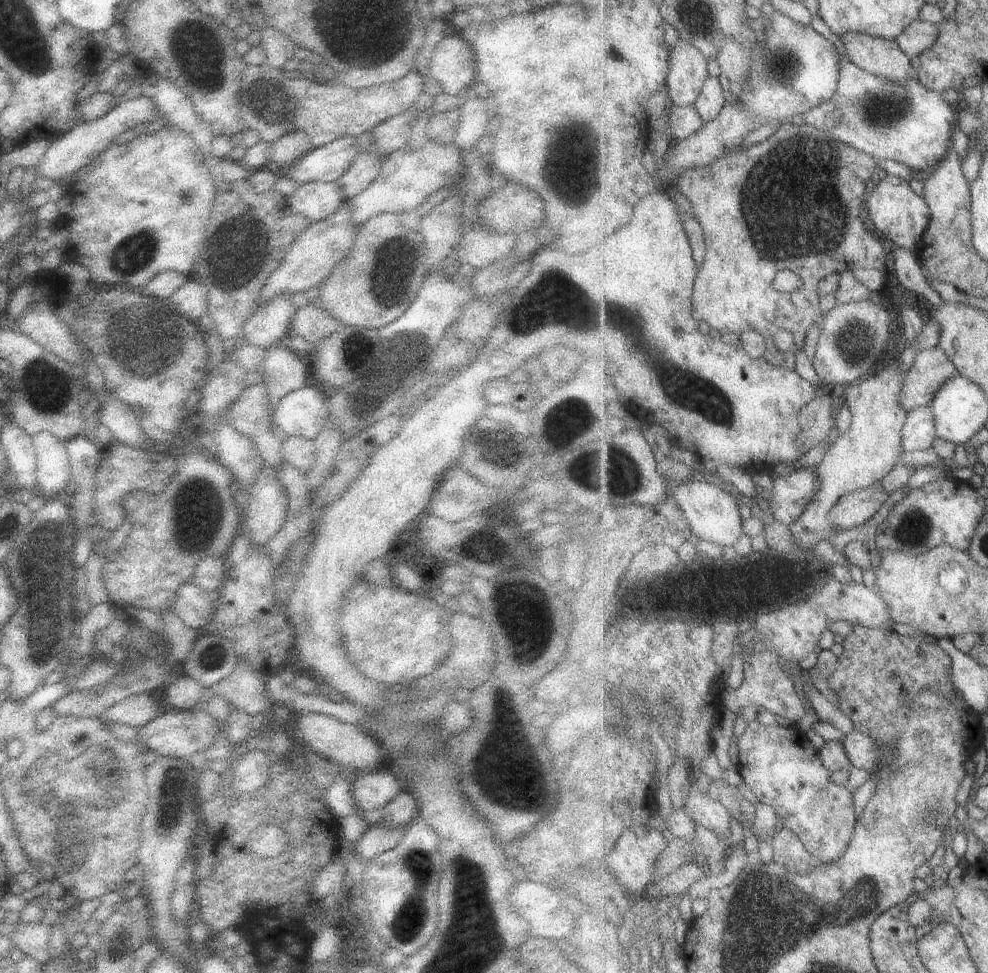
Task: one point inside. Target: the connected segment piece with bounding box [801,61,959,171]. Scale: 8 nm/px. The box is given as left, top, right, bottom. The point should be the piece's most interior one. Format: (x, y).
(908, 123)

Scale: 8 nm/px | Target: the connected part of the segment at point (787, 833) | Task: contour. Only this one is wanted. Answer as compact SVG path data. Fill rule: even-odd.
M790 829L777 830L771 845L774 861L785 864L792 872L806 874L816 868L815 858Z

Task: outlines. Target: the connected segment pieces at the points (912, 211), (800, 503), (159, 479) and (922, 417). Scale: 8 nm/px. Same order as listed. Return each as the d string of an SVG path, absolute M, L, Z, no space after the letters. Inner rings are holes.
M887 176L869 191L866 214L874 231L889 239L894 246L918 252L924 233L930 227L930 206L924 200L924 196L915 194L909 188L908 182L902 178Z
M813 468L797 469L773 479L771 489L772 520L793 525L812 502L818 488Z
M111 440L104 447L103 458L94 477L94 510L98 515L97 527L114 533L126 518L120 504L122 497L130 491L157 495L171 482L173 474L175 474L175 460L169 454L164 454L164 450L155 449L155 453L149 454L123 445L117 440Z
M930 406L917 408L908 414L906 426L902 429L902 448L906 454L910 452L921 452L932 448L937 440L934 417Z

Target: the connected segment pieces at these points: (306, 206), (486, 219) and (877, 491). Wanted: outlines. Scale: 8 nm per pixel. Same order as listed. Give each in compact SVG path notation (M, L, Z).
M310 181L299 185L287 197L290 210L302 215L310 225L332 216L344 202L341 186L337 181Z
M507 182L501 190L486 195L478 207L477 219L478 224L489 226L491 231L513 232L517 237L529 228L537 230L537 226L541 226L544 222L545 212L543 212L541 198L533 190L529 190L527 186L521 186L517 182Z
M874 483L864 490L844 495L830 511L829 522L835 529L852 529L871 521L881 510L889 494L882 490L882 485Z

